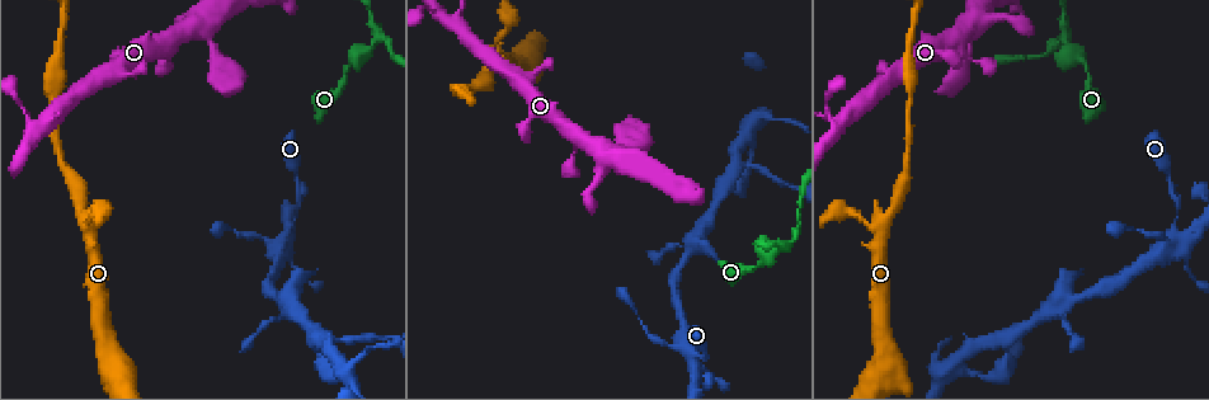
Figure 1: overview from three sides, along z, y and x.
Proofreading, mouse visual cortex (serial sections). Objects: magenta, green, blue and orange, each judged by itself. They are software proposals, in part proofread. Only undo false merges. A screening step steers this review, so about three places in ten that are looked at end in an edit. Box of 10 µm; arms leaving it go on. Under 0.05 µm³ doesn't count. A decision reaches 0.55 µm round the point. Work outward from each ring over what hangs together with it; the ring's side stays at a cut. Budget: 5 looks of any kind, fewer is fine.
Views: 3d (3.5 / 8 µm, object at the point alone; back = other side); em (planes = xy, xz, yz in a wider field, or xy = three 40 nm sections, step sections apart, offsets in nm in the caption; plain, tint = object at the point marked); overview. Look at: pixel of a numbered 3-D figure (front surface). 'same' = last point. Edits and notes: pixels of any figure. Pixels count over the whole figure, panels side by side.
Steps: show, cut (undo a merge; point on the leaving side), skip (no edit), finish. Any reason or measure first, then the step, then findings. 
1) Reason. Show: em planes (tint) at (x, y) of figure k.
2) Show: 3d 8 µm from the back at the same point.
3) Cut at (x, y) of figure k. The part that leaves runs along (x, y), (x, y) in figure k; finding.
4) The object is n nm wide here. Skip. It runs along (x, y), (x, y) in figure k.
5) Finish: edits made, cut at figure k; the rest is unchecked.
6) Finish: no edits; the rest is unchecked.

Side arm on a straight run. Show: 3d 3.5 µm at (86, 229) of figure 1.

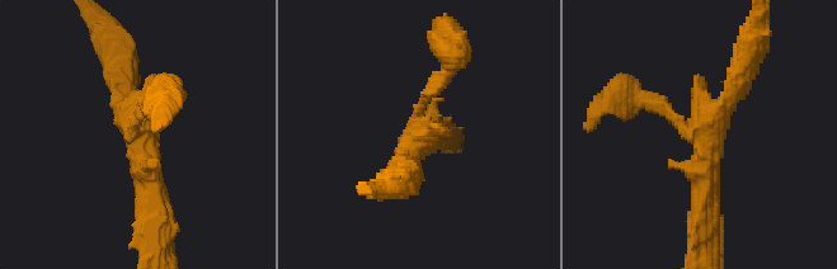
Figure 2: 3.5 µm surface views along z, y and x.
Show: em xy step 5 (tint) at (140, 132) of figure 2.

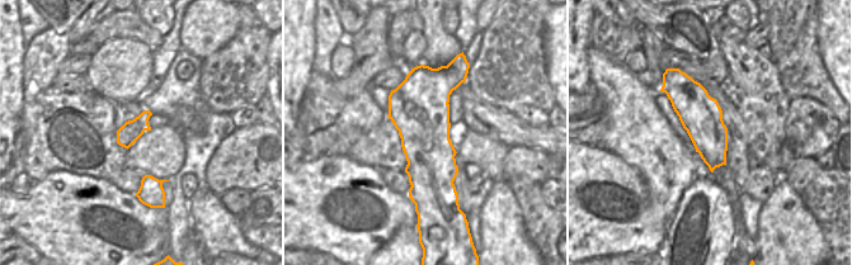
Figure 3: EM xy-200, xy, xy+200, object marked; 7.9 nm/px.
Cut at (436, 83) of figure 2. The part that leaves runs along (418, 118), (450, 70), (442, 24) in figure 2; a second cell is stuck on.

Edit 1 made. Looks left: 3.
A narrow waist. Show: 3d 3.5 µm from the back at (787, 246) of figure 1.

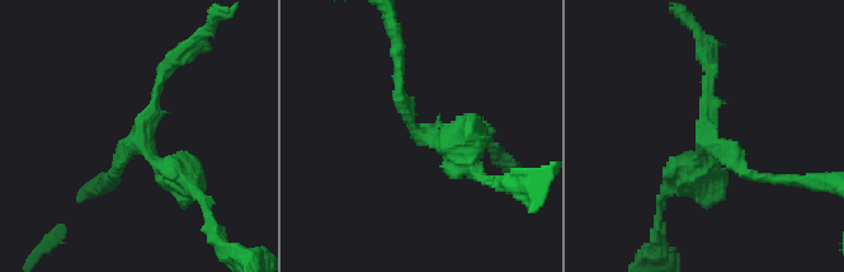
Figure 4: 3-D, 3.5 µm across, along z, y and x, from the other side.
3 arms meet here; the arms are 100, 150, 250 nm wide. Show: em xy step 2 (tint) at (702, 141) of figure 4.

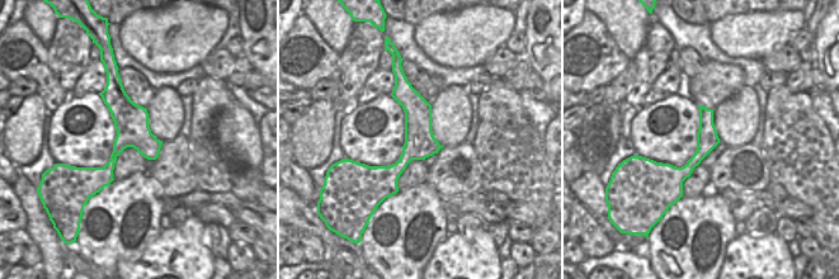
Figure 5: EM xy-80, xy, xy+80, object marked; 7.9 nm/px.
Skip. It runs along (480, 177), (414, 127), (397, 73) in figure 4; continuous, no second cell.

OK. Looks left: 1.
Finish: edits made, cut at figure 2; the rest is unchecked.

